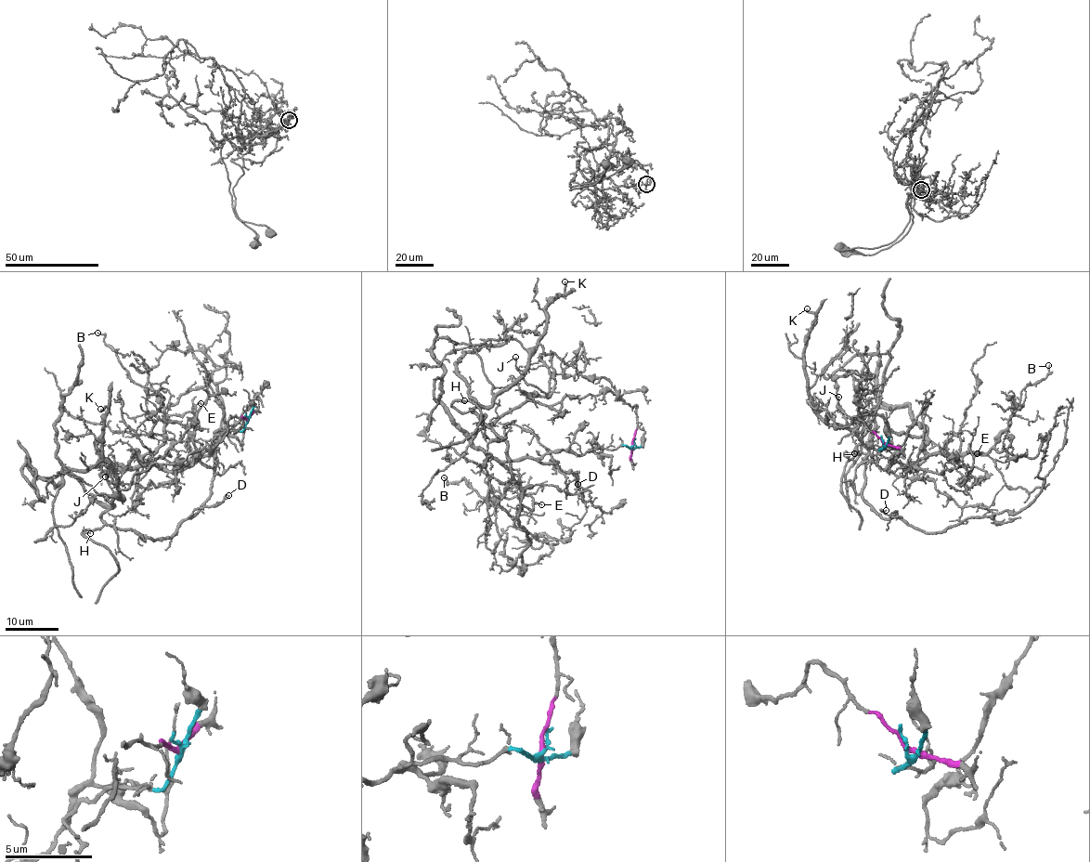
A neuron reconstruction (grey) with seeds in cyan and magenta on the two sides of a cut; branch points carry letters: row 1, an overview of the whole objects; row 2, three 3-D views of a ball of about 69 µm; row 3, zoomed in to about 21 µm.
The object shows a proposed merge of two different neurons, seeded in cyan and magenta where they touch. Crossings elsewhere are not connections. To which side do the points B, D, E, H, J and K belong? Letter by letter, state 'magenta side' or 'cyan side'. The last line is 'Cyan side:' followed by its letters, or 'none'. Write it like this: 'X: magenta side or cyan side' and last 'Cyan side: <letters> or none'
B: cyan side
D: magenta side
E: cyan side
H: magenta side
J: cyan side
K: magenta side
Cyan side: B, E, J

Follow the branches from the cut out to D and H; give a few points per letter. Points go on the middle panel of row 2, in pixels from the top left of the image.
D: (632, 445), (637, 405), (539, 345), (524, 374), (472, 411), (505, 439), (512, 479), (524, 489), (577, 484)
H: (632, 445), (637, 405), (539, 345), (524, 374), (489, 405), (466, 411), (451, 405), (464, 399)

